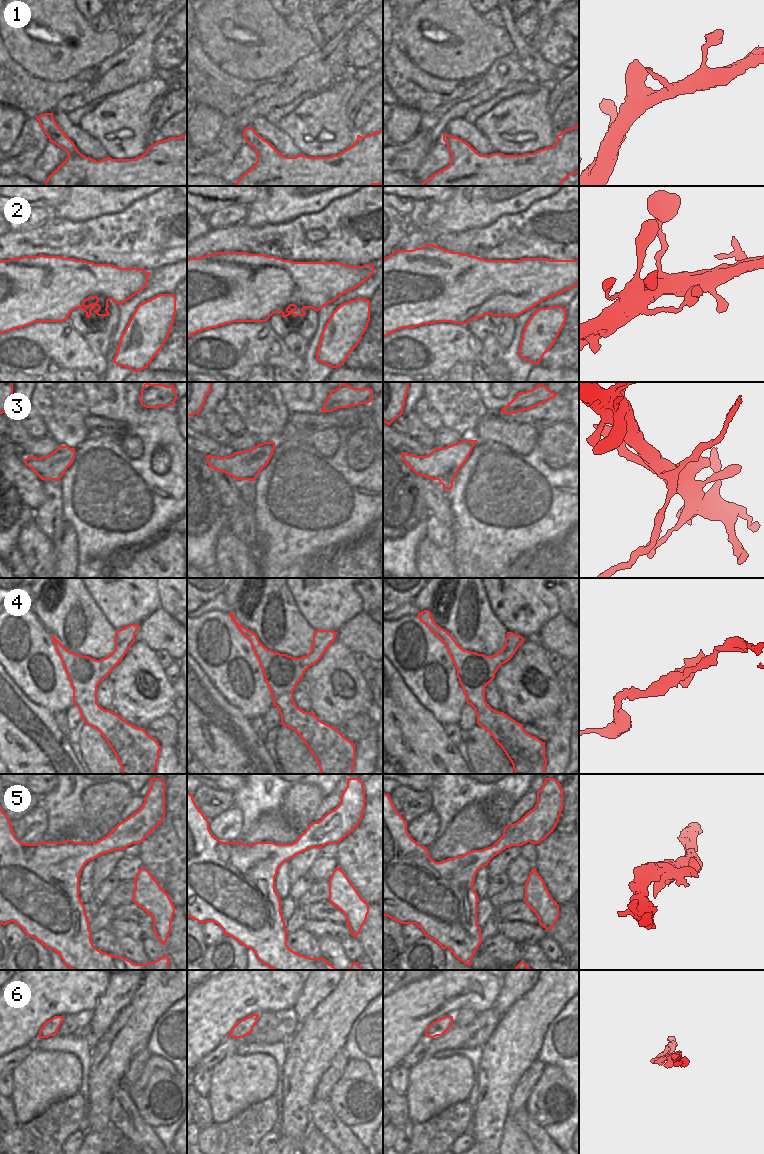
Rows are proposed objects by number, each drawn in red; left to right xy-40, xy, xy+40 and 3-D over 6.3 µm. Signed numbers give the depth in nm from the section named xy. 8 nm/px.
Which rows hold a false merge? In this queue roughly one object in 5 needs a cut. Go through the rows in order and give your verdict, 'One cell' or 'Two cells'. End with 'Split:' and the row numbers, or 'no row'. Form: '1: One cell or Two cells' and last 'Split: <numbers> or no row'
1: One cell
2: One cell
3: Two cells
4: One cell
5: One cell
6: One cell
Split: 3.

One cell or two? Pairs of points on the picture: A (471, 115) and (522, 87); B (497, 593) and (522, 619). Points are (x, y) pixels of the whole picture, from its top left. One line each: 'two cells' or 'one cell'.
A: one cell
B: one cell

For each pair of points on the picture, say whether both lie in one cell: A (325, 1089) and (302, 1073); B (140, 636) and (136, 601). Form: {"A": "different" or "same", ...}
{"A": "different", "B": "different"}

